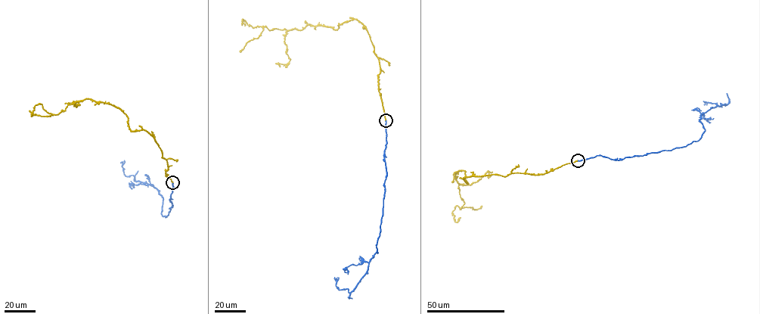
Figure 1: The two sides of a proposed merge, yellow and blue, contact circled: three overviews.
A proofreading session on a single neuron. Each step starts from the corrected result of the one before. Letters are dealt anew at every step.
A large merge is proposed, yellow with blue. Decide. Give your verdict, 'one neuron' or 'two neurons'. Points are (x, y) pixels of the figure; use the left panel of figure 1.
one neuron

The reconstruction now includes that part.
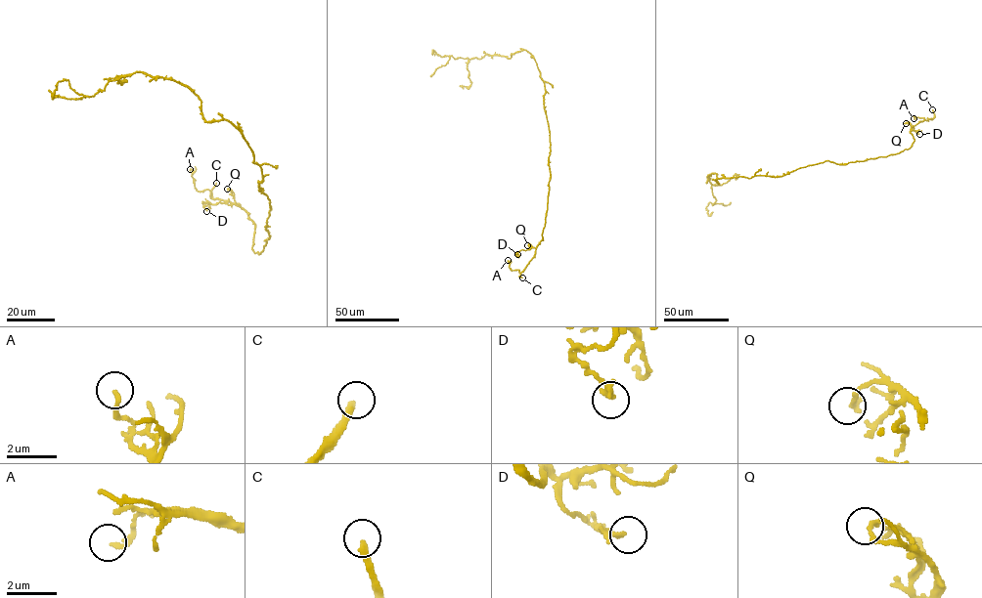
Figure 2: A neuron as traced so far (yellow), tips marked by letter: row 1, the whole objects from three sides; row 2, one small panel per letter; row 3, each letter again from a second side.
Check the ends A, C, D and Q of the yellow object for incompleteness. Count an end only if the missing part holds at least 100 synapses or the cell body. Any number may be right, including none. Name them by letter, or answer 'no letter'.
C

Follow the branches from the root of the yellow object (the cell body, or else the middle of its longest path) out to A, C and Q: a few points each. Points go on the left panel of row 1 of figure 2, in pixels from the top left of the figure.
A: (264, 193), (269, 239), (259, 254), (252, 249), (248, 213), (212, 198), (207, 190), (198, 191), (190, 169)
C: (264, 193), (270, 201), (269, 239), (259, 254), (252, 249), (254, 223), (248, 213), (213, 198), (216, 183)
Q: (264, 193), (270, 201), (266, 231), (269, 239), (259, 254), (252, 249), (254, 223), (227, 189)

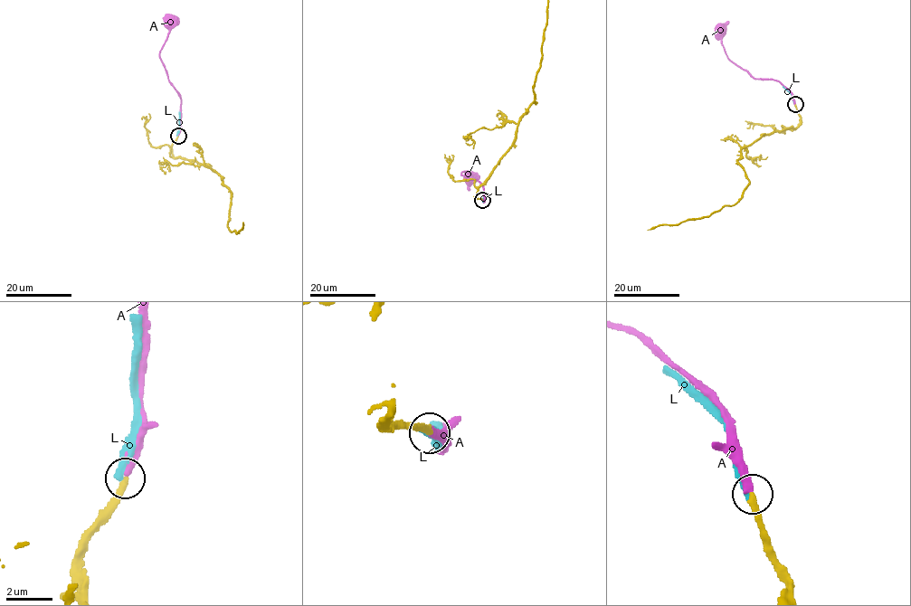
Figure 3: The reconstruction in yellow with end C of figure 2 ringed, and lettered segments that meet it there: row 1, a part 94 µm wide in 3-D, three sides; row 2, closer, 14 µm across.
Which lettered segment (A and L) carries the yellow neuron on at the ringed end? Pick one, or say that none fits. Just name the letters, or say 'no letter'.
A

